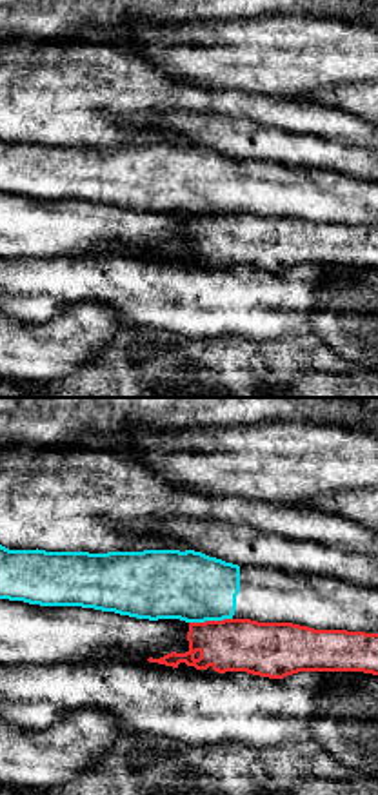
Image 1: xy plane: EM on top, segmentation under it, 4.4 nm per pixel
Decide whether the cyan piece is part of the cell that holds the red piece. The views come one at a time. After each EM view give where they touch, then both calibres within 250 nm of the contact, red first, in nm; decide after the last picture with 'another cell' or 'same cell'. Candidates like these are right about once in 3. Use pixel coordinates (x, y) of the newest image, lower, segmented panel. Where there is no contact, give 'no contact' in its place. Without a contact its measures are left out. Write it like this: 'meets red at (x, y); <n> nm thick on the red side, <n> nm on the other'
meets red at (209, 621); 240 nm thick on the red side, 300 nm on the other

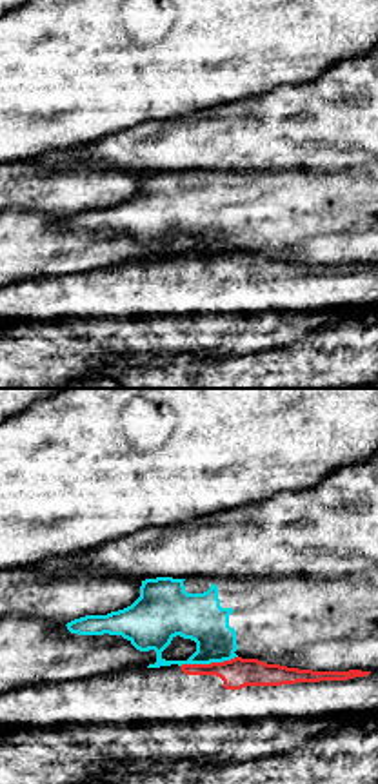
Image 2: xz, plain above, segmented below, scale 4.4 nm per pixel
meets red at (208, 665); 140 nm thick on the red side, 200 nm on the other

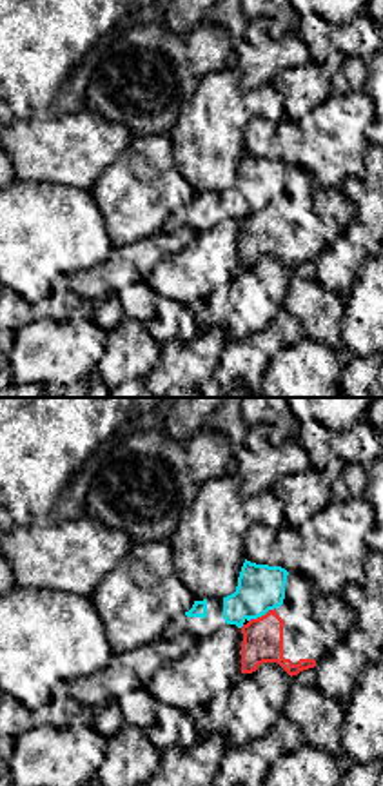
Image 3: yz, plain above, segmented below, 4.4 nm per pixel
meets red at (262, 616); 180 nm thick on the red side, 200 nm on the other

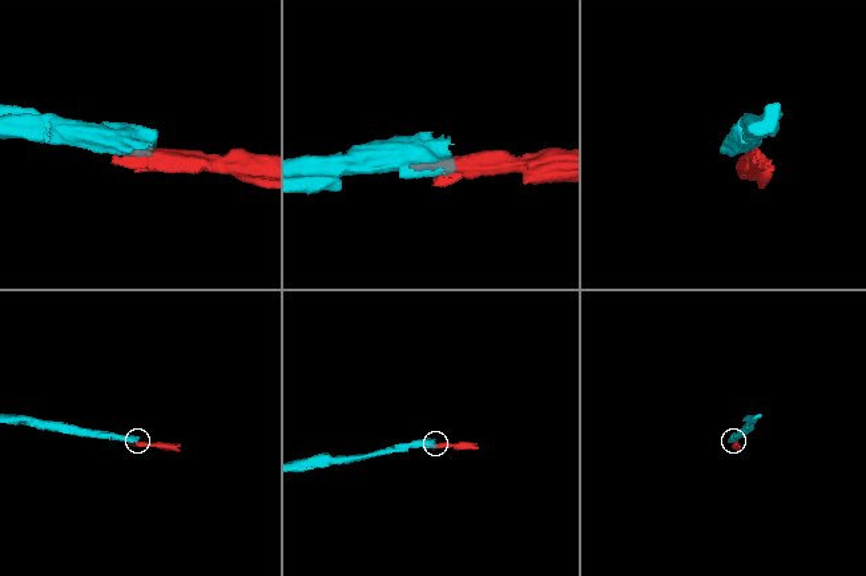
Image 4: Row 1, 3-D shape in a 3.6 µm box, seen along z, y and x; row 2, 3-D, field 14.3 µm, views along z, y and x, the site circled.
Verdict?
another cell

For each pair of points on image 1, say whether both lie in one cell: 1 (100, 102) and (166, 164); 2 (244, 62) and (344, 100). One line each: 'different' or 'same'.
1: different
2: different

